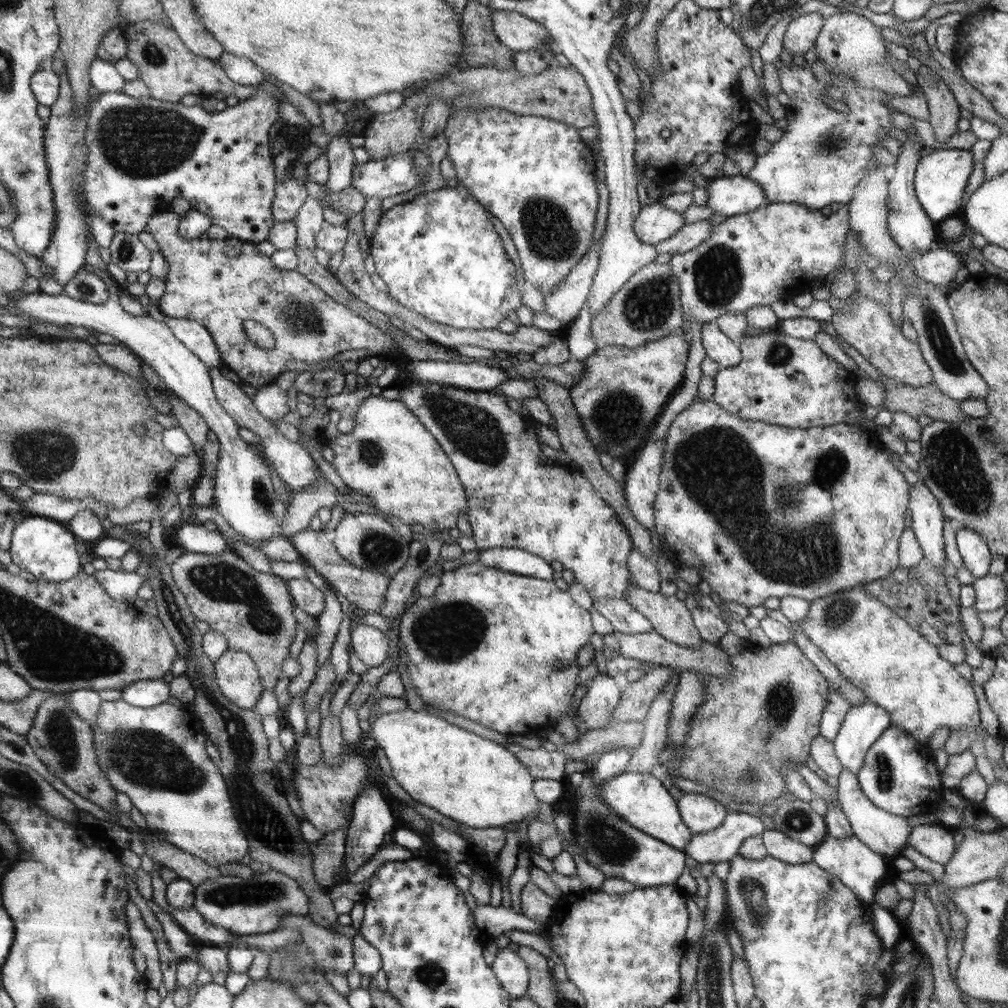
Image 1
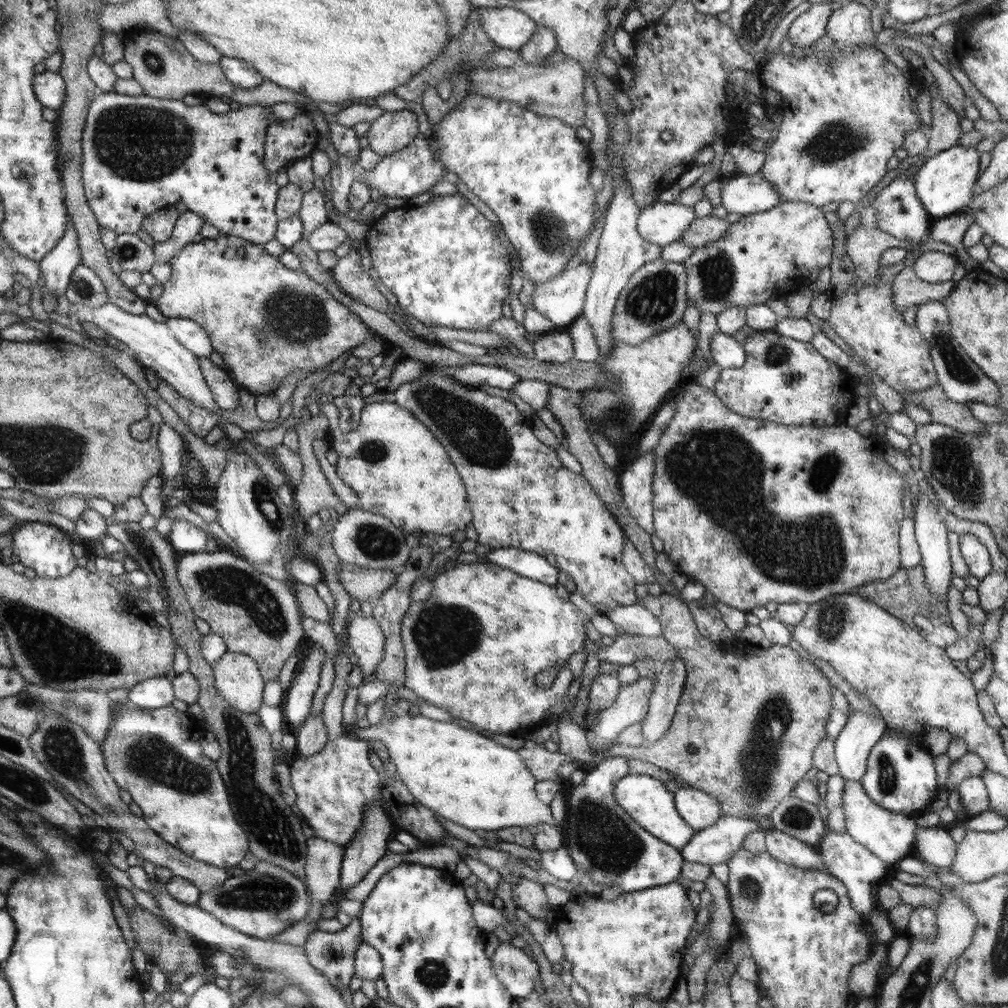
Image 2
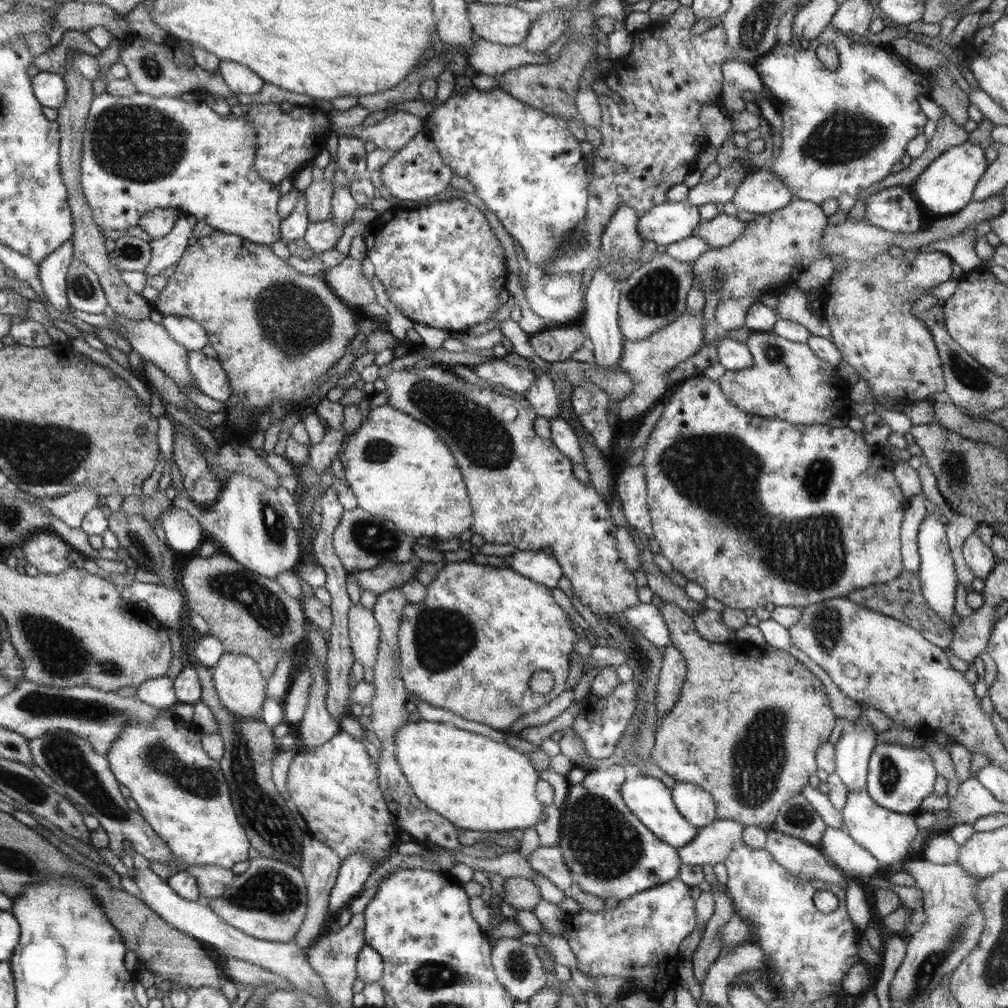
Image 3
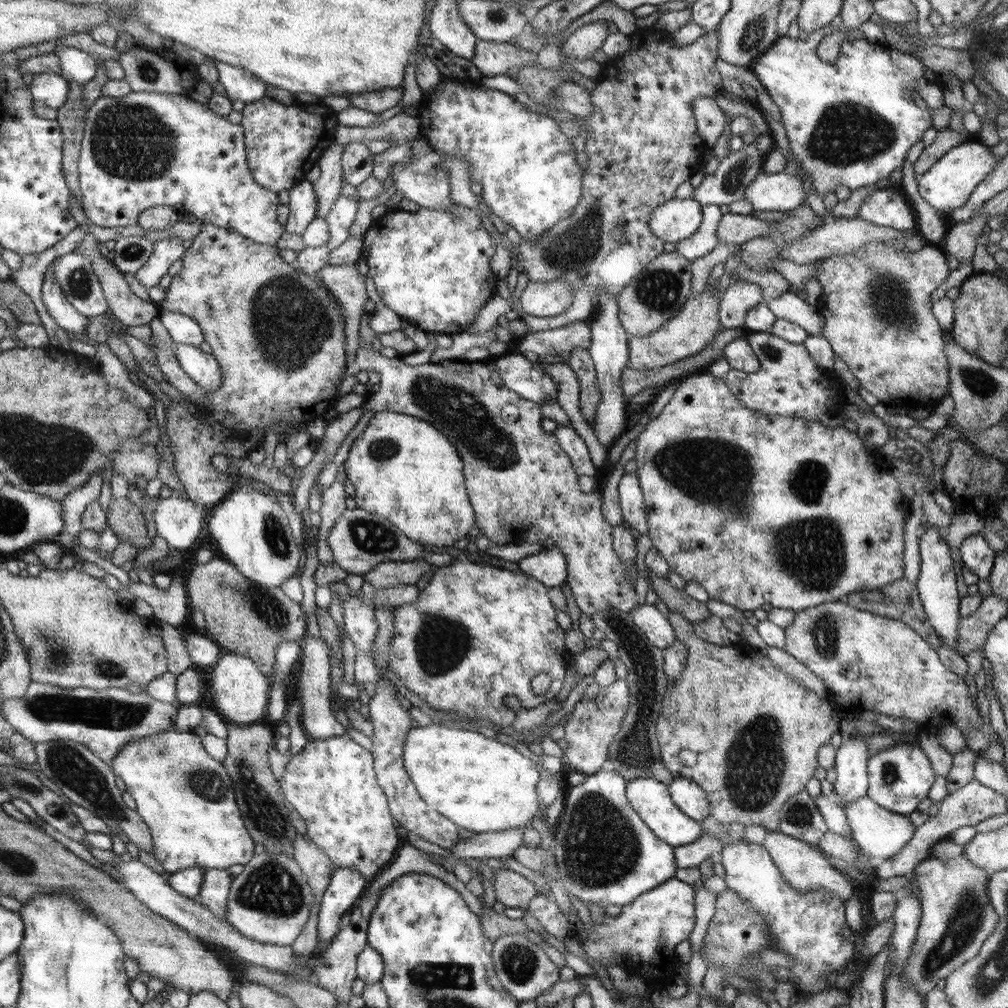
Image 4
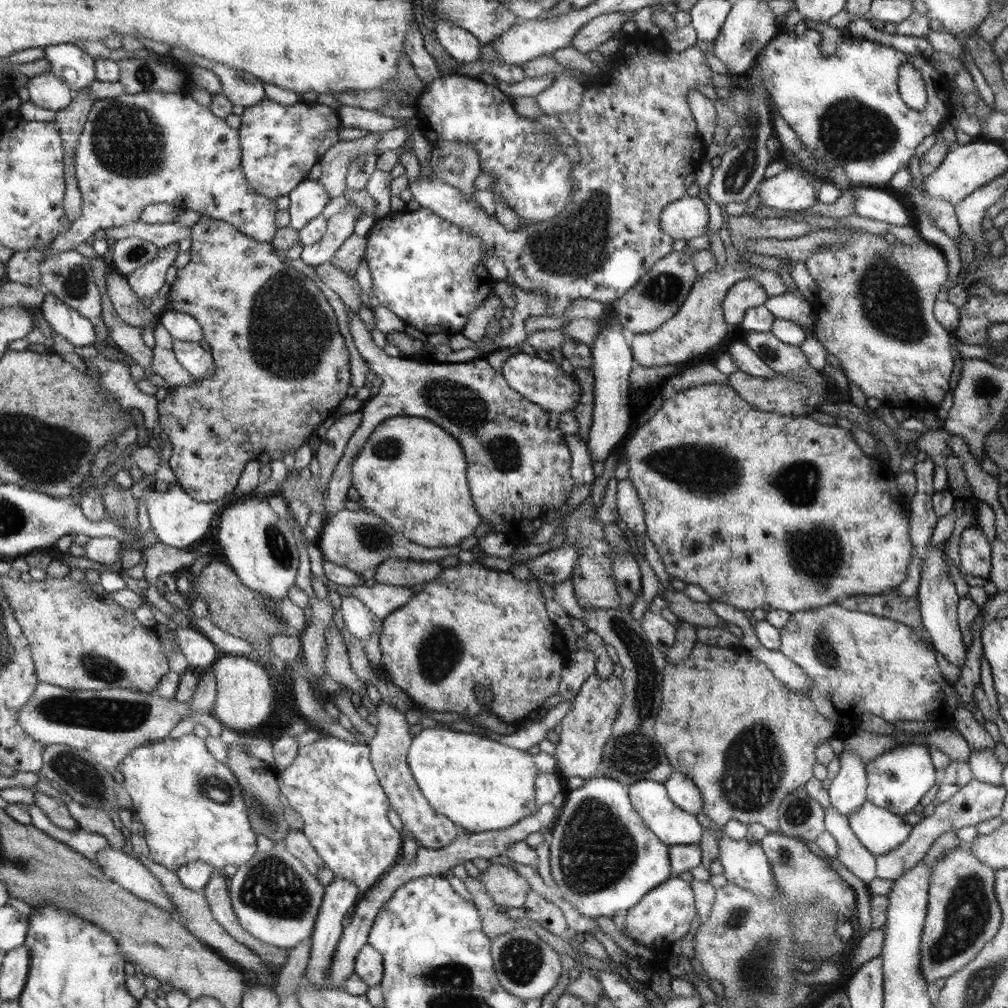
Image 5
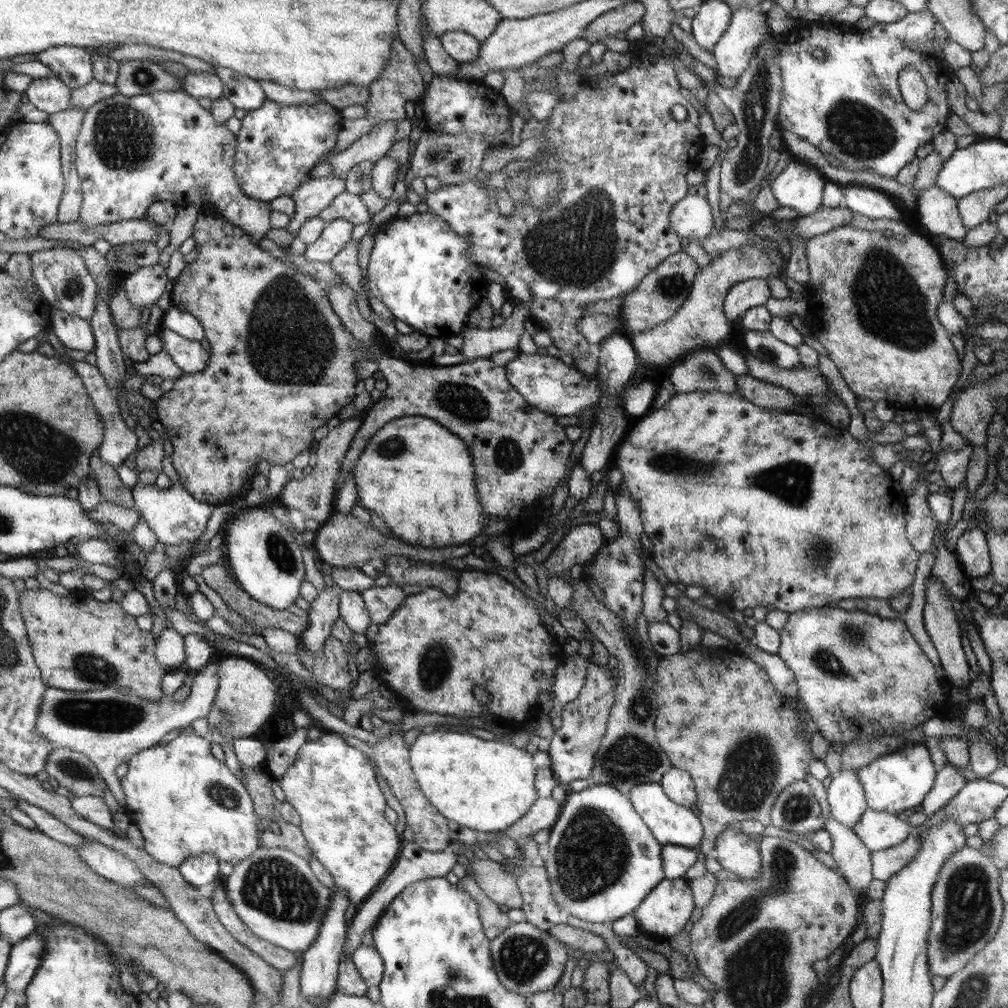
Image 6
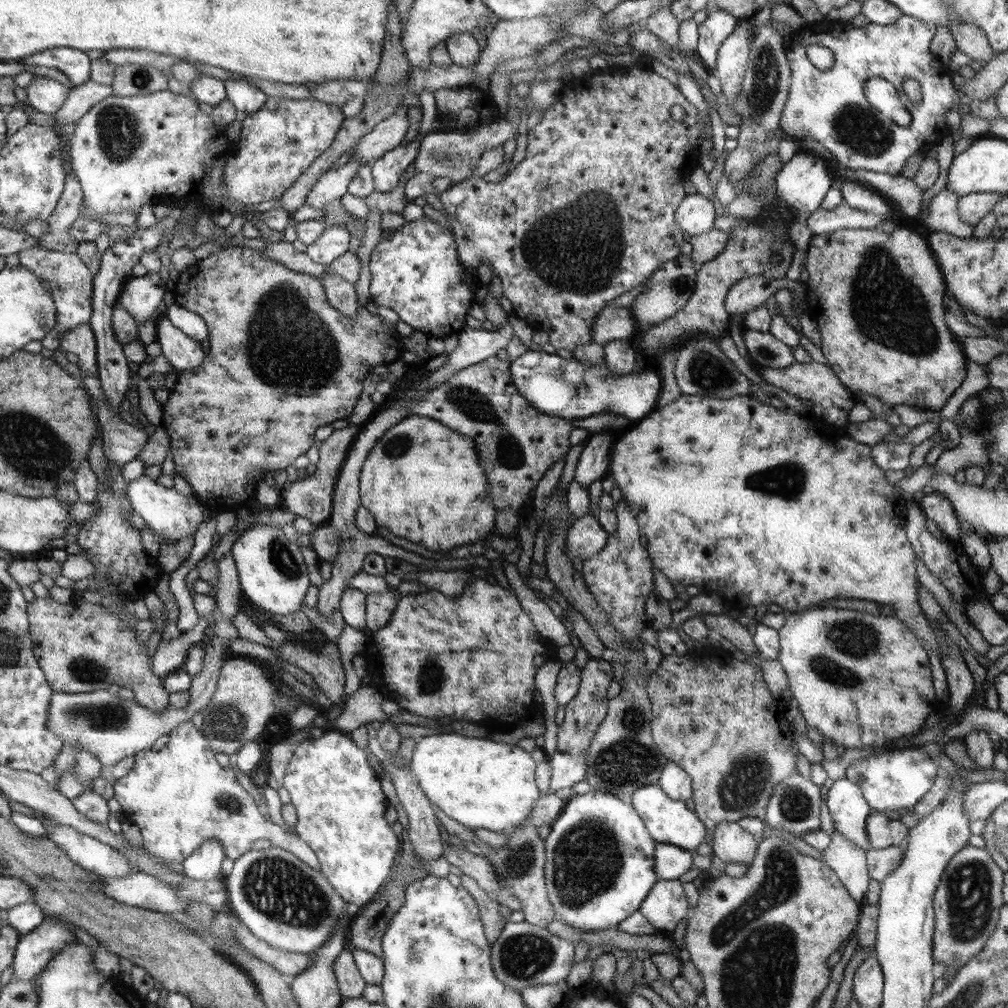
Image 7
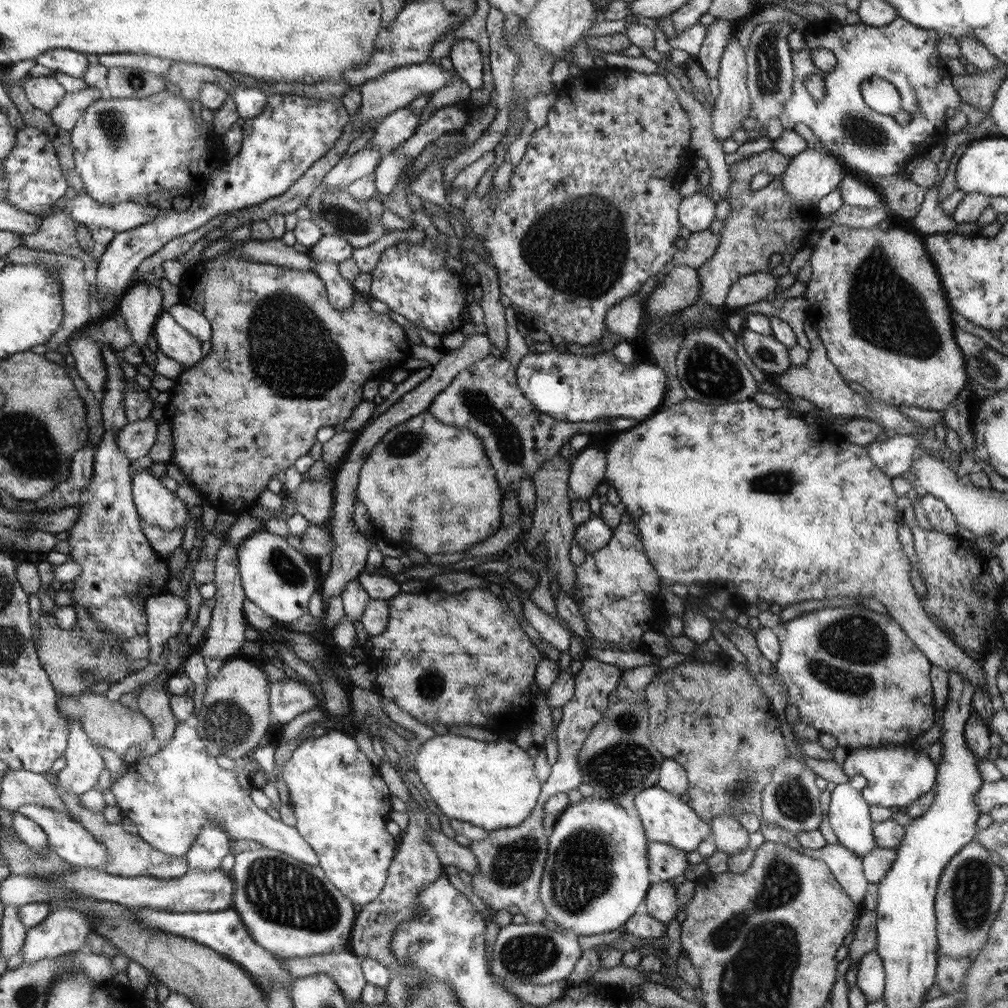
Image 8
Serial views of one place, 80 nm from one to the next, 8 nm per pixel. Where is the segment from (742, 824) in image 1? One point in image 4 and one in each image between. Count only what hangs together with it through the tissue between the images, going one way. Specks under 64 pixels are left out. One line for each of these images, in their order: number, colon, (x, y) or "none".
2: (717, 843)
3: (711, 845)
4: (694, 854)

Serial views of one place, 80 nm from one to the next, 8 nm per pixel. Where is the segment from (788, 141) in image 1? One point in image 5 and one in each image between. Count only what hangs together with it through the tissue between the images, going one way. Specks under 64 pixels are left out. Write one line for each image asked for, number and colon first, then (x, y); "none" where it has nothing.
2: (845, 113)
3: (842, 131)
4: (851, 124)
5: (846, 109)

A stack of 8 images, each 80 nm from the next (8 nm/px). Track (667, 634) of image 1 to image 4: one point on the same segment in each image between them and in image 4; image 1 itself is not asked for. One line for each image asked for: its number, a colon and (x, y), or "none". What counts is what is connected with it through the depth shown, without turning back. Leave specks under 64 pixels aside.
2: (745, 730)
3: (745, 729)
4: (736, 725)

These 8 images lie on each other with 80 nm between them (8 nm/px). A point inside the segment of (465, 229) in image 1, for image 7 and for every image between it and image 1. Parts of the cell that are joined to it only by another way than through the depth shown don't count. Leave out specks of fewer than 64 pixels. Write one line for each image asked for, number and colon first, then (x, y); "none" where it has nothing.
2: (441, 258)
3: (440, 264)
4: (432, 268)
5: (430, 272)
6: (420, 267)
7: (416, 272)

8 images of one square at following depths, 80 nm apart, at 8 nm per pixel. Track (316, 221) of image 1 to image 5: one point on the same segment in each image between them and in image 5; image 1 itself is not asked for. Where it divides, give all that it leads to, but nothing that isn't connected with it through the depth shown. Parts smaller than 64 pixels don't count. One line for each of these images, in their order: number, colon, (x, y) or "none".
2: (313, 214)
3: (318, 194)
4: (327, 187)
5: (334, 163)

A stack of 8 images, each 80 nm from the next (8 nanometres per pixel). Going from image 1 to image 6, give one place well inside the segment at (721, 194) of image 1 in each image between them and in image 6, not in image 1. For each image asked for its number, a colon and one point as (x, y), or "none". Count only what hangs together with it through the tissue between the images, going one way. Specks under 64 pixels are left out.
2: (745, 194)
3: (761, 192)
4: (781, 191)
5: (789, 190)
6: (799, 186)

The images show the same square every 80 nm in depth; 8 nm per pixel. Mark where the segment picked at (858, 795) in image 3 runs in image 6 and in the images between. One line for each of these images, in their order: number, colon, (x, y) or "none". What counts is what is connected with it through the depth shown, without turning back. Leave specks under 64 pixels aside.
4: (882, 834)
5: (879, 830)
6: (878, 830)

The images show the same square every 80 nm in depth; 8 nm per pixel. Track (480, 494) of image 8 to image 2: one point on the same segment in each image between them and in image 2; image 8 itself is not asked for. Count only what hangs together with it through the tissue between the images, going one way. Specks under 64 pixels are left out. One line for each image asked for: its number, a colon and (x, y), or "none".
2: (392, 461)
3: (399, 468)
4: (404, 469)
5: (411, 472)
6: (415, 474)
7: (422, 480)

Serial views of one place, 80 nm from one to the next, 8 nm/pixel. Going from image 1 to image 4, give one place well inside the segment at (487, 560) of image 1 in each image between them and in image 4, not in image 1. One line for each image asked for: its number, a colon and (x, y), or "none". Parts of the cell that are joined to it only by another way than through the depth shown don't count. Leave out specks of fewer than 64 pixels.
2: (530, 565)
3: (538, 566)
4: (549, 566)

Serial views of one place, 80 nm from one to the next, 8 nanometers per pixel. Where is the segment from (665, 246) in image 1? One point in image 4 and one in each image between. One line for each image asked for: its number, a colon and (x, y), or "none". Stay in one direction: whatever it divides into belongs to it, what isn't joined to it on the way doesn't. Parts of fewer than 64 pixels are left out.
2: (702, 231)
3: (721, 231)
4: (733, 229)

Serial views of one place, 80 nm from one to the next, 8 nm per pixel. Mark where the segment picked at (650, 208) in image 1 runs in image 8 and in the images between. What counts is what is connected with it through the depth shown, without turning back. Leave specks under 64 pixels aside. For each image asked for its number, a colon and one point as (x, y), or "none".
2: (662, 223)
3: (665, 223)
4: (676, 220)
5: (687, 218)
6: (692, 218)
7: (695, 215)
8: (697, 212)

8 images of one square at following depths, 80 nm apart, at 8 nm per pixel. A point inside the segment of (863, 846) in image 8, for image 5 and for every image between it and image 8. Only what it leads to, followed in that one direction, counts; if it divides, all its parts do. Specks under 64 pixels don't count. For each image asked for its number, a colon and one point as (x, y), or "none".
5: (848, 790)
6: (845, 794)
7: (849, 809)

